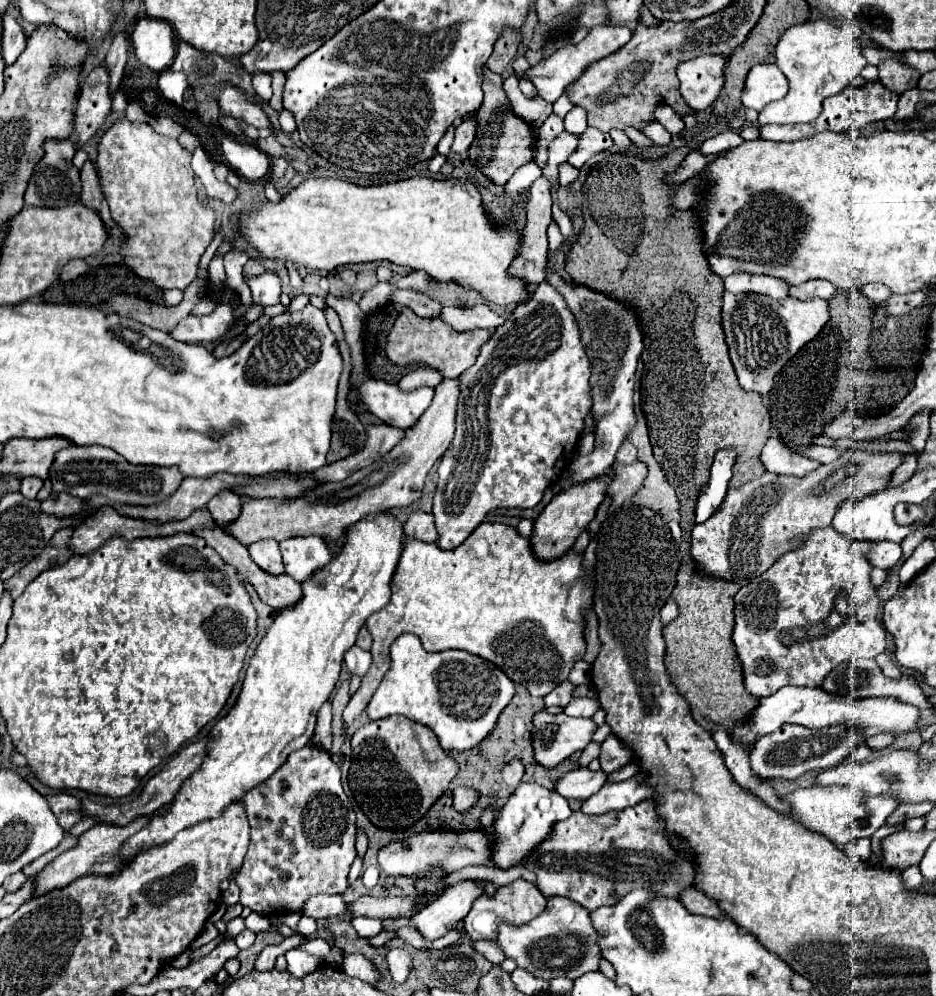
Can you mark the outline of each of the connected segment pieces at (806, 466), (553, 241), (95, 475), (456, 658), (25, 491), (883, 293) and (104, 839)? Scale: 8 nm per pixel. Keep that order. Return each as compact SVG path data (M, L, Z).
M773 436L765 442L763 450L759 452L759 460L767 472L791 474L791 476L805 476L813 468L819 466L819 462L815 462L815 460L809 460L795 452L789 452L777 436Z
M551 222L551 226L549 226L547 234L549 234L549 256L551 256L551 254L555 254L555 252L561 248L561 244L563 244L563 234L559 232L559 226L553 224L553 222Z
M71 446L59 450L49 470L53 492L67 492L75 498L87 498L91 494L103 494L117 502L135 506L149 506L171 496L185 476L177 468L161 466L135 466L127 464L125 458L103 446Z
M403 634L391 644L391 666L375 690L367 714L381 720L393 714L429 726L443 750L471 750L497 724L499 714L515 696L515 684L491 662L461 650L429 654L413 634Z
M23 478L23 480L21 480L21 494L23 494L25 498L33 500L33 498L37 496L37 492L41 490L41 486L43 486L43 482L37 480L37 478Z
M871 282L871 284L865 284L865 286L863 286L863 294L865 294L867 298L871 298L875 304L881 304L881 302L885 302L893 292L891 292L885 284L881 284L881 282Z
M149 816L145 818L137 818L133 820L129 826L121 828L121 826L109 826L109 824L97 824L93 828L89 828L87 832L83 832L79 836L79 842L69 848L67 852L59 854L55 860L51 860L39 874L33 876L33 898L37 896L43 896L51 890L57 890L57 888L65 888L69 886L71 882L75 882L77 878L81 876L89 876L89 874L97 874L97 876L109 876L113 874L119 866L121 866L121 860L117 856L121 844L133 836L135 832L139 832L145 824L149 822Z

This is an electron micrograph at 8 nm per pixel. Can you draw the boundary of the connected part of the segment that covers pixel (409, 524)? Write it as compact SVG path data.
M413 512L403 524L403 530L405 530L405 536L411 536L423 542L437 542L439 538L433 516L425 512Z

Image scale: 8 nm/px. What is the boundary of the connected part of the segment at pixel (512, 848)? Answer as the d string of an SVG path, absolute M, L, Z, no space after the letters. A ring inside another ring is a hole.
M523 782L507 800L507 804L499 810L499 816L495 820L493 828L493 864L499 870L509 870L517 864L523 864L529 854L537 850L539 844L549 840L553 834L553 826L561 820L567 820L571 816L571 808L563 796L559 796L553 790L547 790L539 784Z

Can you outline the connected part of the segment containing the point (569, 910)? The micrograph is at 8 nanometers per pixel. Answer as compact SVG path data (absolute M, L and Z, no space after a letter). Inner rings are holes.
M547 896L545 910L521 928L501 924L497 944L505 950L507 958L515 958L521 968L537 978L579 978L587 972L599 970L601 950L597 948L597 932L591 926L589 912L577 902L563 896Z

